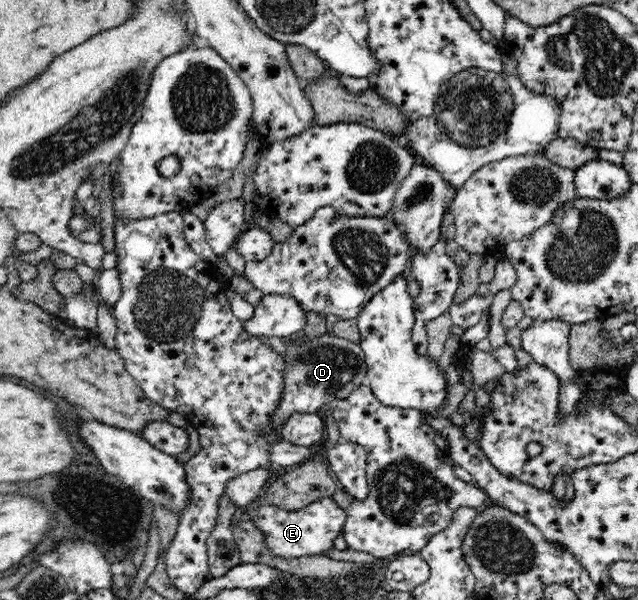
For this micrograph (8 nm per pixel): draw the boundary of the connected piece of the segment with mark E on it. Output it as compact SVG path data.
M318 498L298 511L286 511L276 506L262 506L253 513L254 525L266 536L271 554L292 560L304 556L323 555L334 548L334 540L341 536L346 523L346 511L334 499Z

